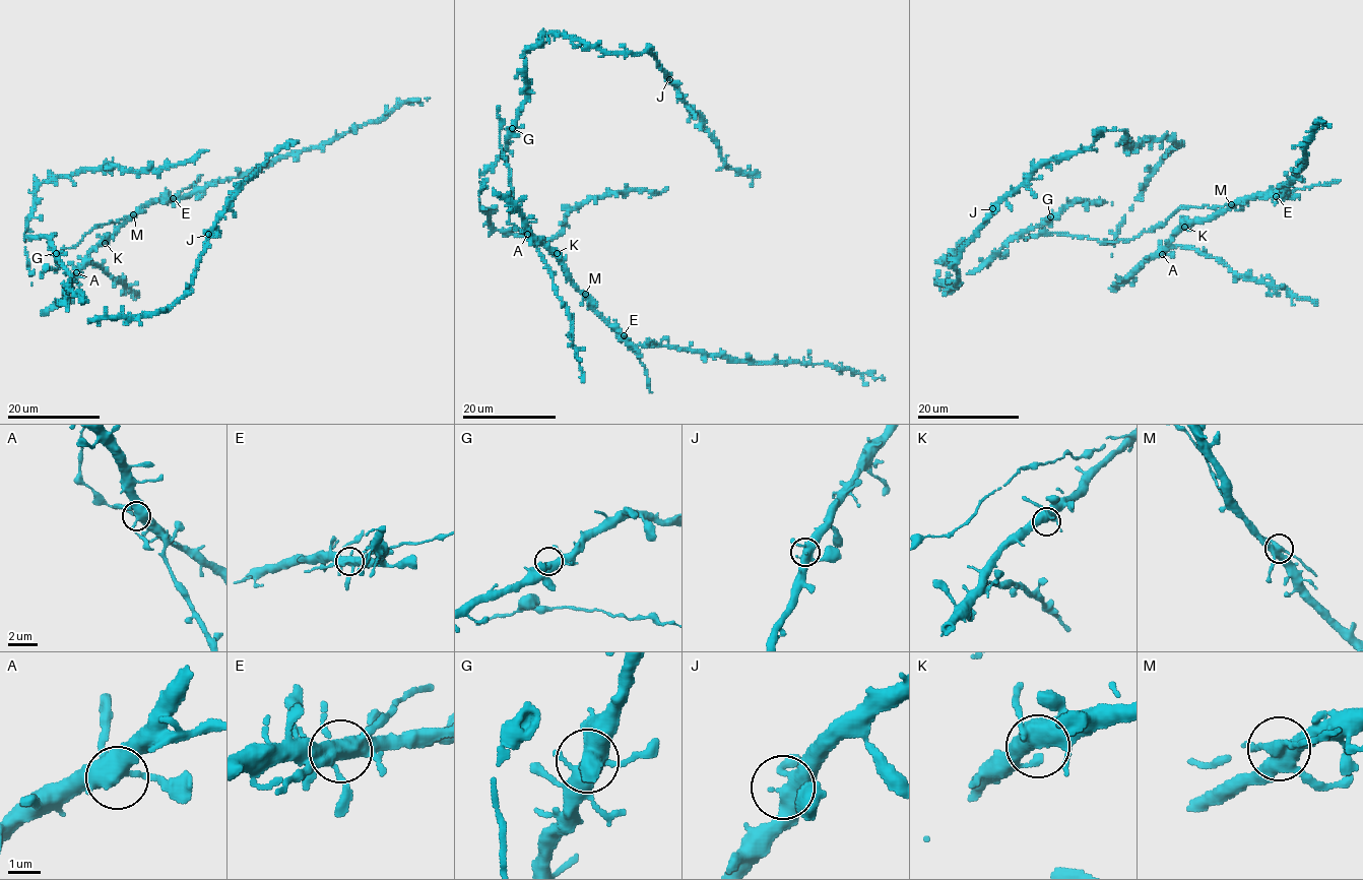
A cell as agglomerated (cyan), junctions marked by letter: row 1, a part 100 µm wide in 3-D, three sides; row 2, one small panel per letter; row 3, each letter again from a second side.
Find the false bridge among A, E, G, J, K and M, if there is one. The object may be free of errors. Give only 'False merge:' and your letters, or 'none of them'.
False merge: none of them

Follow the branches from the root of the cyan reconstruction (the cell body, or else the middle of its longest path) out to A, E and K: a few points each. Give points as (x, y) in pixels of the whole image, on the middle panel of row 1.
A: (503, 151), (509, 167), (513, 194), (510, 223), (546, 245), (576, 287), (568, 276), (563, 260), (527, 234)
E: (503, 151), (509, 167), (513, 194), (510, 223), (546, 245), (589, 305), (624, 335)
K: (503, 151), (509, 167), (513, 194), (510, 223), (546, 245), (576, 287), (557, 253)

